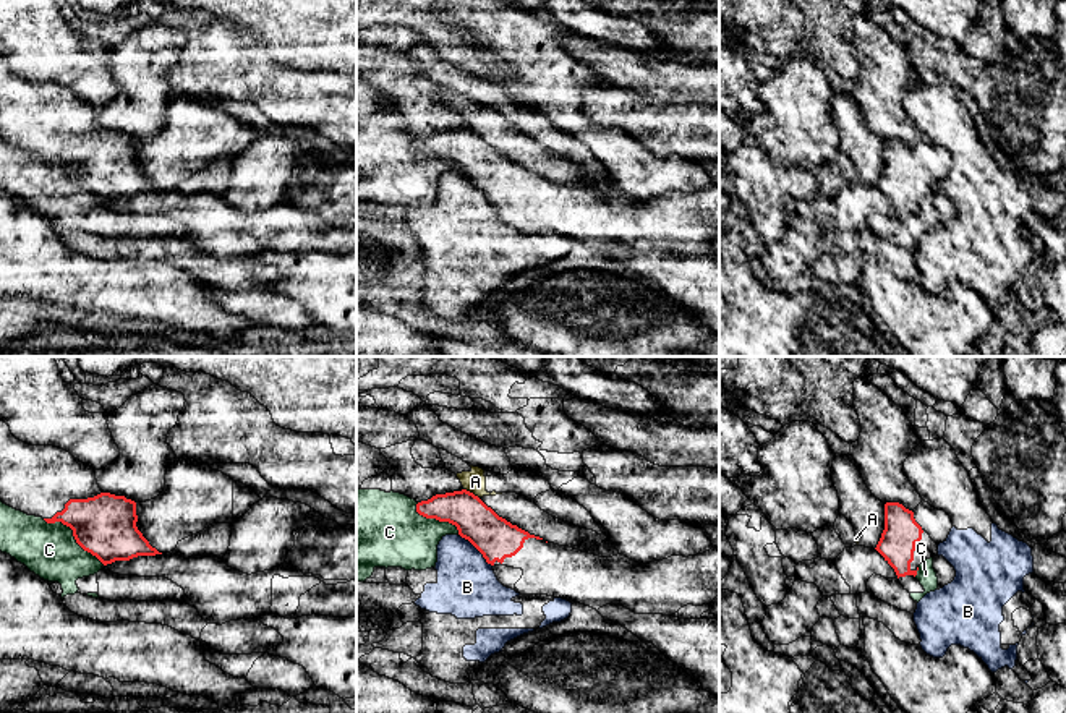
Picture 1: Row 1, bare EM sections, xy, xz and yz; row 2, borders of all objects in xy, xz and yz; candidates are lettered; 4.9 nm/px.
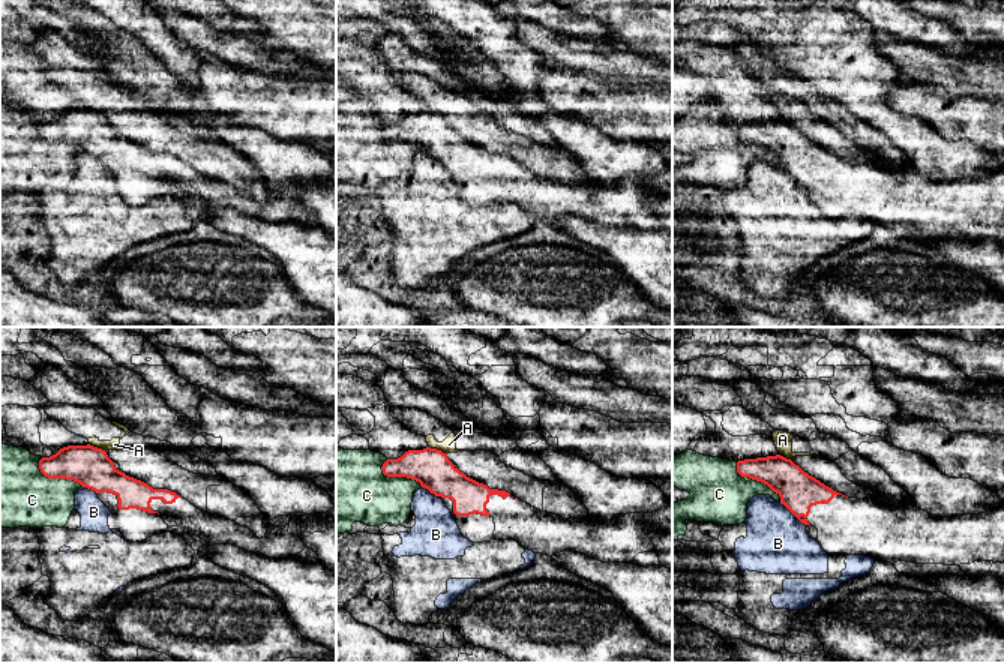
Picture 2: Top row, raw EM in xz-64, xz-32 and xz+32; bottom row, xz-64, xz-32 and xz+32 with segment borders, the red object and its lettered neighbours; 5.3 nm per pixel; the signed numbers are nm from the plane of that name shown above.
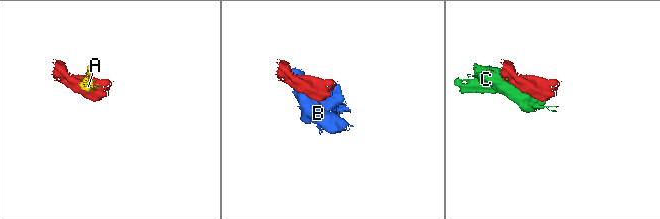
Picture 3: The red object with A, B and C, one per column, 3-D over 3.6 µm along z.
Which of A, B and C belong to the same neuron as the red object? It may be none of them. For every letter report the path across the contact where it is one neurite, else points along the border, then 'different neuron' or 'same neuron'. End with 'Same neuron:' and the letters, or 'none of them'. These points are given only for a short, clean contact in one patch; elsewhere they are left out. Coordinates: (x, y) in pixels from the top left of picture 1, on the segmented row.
A: border xz (464, 488), (478, 498); different neuron
B: border xz (469, 540), (491, 566); different neuron
C: different neuron
Same neuron: none of them

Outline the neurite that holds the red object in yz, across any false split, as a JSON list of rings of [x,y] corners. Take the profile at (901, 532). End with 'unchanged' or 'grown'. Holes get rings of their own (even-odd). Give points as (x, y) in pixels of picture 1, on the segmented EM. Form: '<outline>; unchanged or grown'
[[[922,501],[914,510],[899,502],[885,504],[885,530],[876,551],[894,569],[898,579],[917,575],[917,567],[938,556],[938,544],[946,541],[953,522],[944,510]]]; grown

